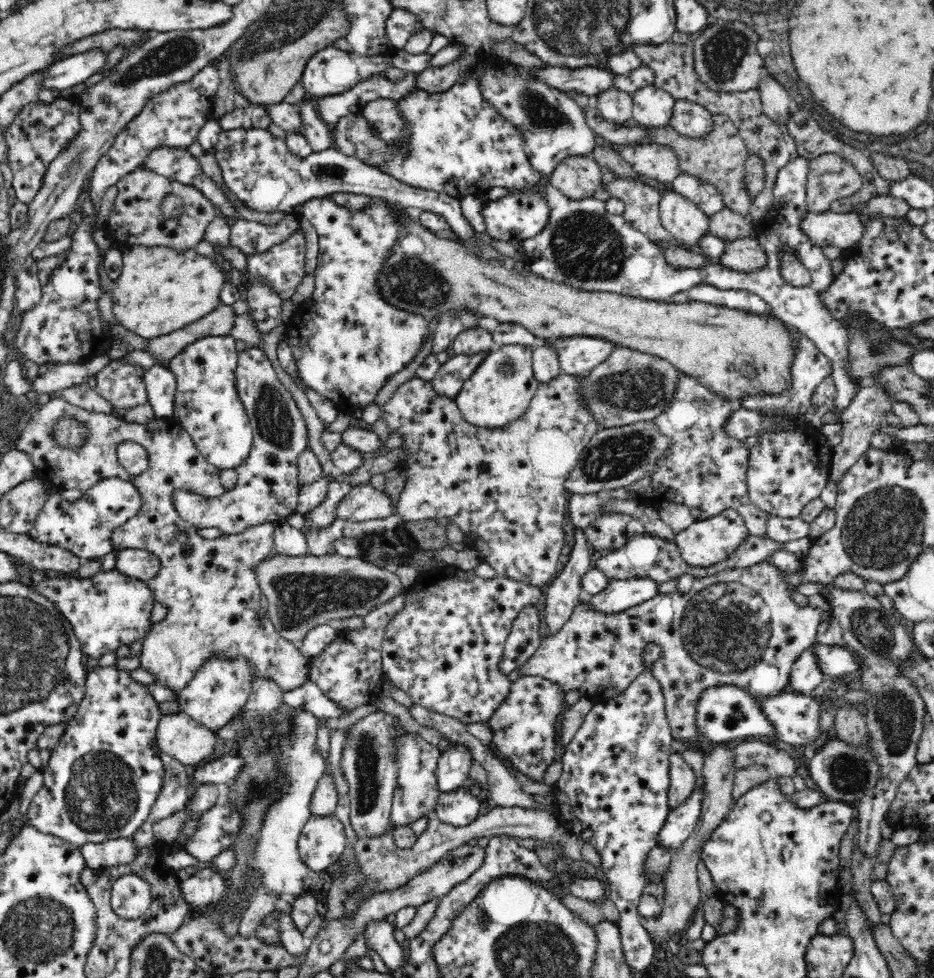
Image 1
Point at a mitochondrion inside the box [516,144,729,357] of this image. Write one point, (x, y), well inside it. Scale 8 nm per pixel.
(584, 246)

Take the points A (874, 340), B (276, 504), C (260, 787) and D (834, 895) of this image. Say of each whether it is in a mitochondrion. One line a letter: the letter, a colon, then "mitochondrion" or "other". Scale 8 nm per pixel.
A: mitochondrion
B: other
C: mitochondrion
D: other

